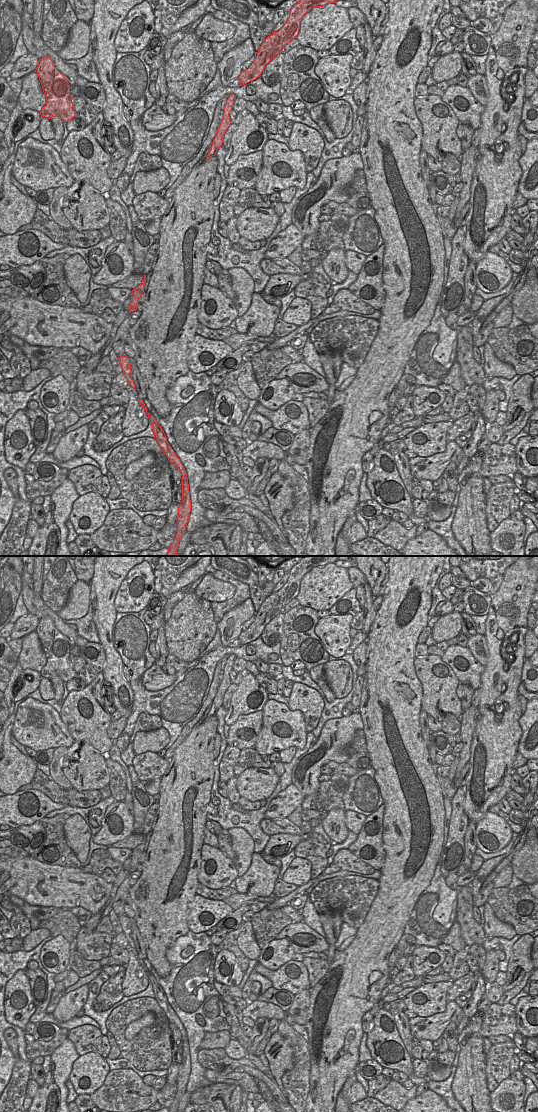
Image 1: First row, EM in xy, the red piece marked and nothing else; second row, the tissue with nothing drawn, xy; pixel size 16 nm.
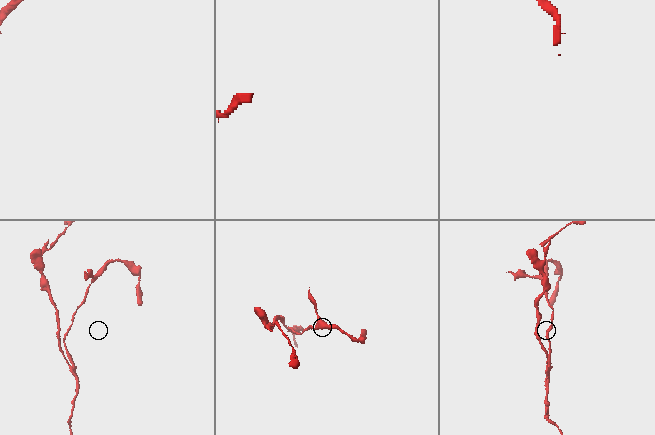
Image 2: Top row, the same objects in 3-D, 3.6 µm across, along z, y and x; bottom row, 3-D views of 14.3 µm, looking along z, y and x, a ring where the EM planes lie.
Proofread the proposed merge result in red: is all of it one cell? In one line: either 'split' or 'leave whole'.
split

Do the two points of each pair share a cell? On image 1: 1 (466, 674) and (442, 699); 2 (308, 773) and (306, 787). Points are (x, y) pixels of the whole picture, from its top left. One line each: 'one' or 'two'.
1: two
2: one

